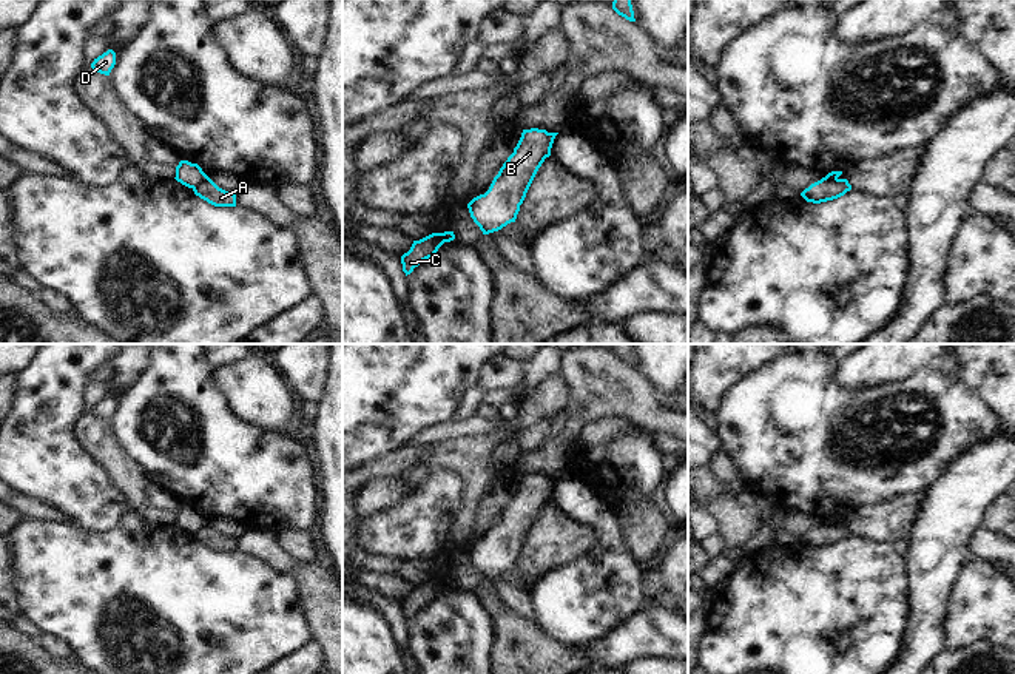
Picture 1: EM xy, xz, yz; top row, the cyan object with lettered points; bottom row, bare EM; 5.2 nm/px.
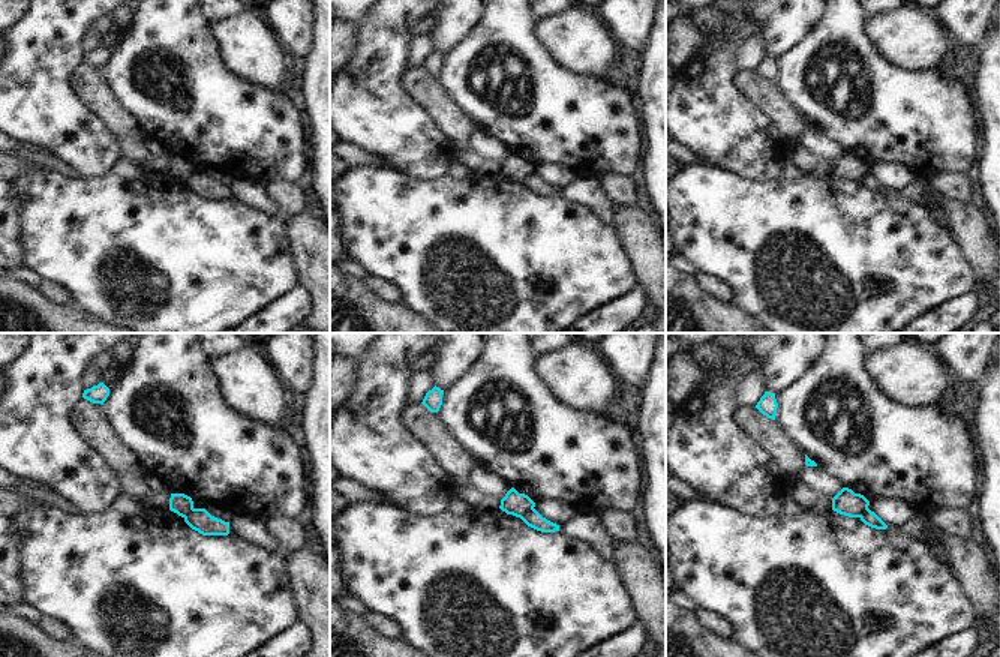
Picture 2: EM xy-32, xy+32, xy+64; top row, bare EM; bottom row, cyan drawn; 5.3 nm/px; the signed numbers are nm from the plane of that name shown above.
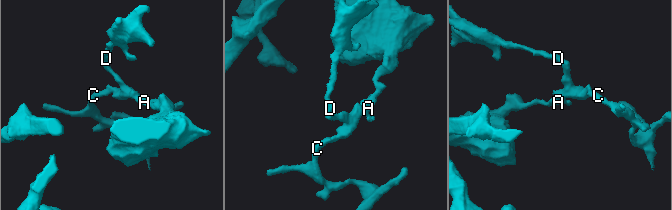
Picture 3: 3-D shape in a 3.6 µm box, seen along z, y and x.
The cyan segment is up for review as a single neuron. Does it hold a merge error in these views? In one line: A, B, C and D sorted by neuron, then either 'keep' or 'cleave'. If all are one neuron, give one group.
A / B C D; cleave

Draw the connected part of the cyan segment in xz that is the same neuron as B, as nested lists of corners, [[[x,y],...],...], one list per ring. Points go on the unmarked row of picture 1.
[[[523,475],[514,498],[494,523],[489,535],[467,549],[470,563],[483,580],[515,568],[538,514],[551,501],[552,489],[546,475]]]

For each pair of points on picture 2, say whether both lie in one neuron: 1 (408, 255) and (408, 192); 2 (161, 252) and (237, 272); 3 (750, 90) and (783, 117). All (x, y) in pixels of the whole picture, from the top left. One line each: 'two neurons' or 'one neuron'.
1: one neuron
2: one neuron
3: one neuron

